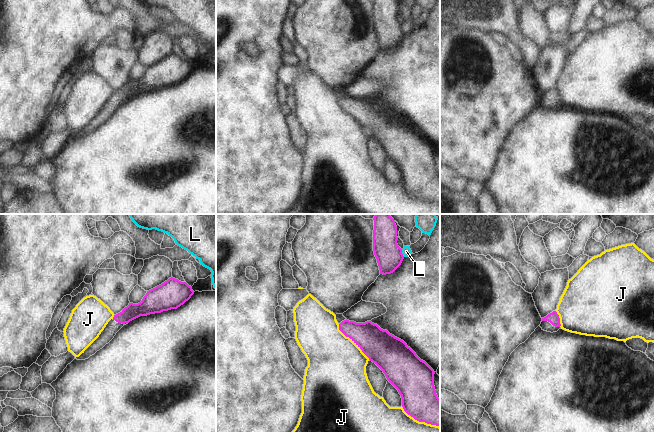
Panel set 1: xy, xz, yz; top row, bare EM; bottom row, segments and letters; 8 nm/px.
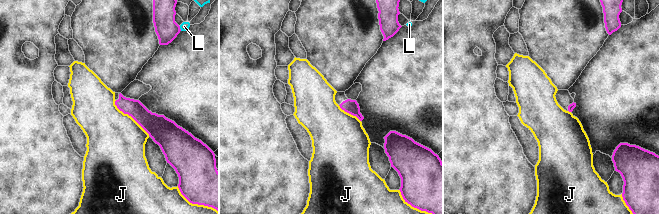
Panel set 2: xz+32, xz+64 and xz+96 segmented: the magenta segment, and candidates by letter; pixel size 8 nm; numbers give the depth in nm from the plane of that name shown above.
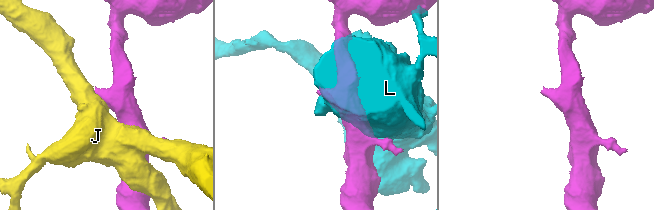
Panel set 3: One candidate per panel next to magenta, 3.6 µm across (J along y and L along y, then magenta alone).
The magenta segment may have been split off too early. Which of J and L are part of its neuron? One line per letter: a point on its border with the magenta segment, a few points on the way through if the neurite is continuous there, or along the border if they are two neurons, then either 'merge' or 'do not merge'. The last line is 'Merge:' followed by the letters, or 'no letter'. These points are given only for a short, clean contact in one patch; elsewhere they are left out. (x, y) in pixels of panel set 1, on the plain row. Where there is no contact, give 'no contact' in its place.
J: contact xz (352, 116); do not merge
L: contact xz (401, 29); do not merge
Merge: no letter

